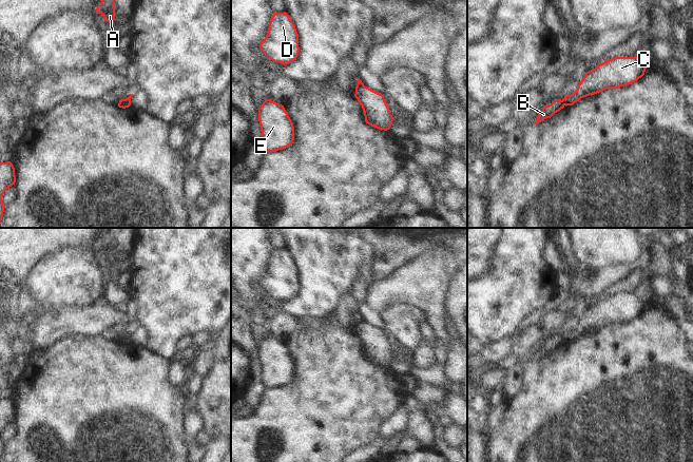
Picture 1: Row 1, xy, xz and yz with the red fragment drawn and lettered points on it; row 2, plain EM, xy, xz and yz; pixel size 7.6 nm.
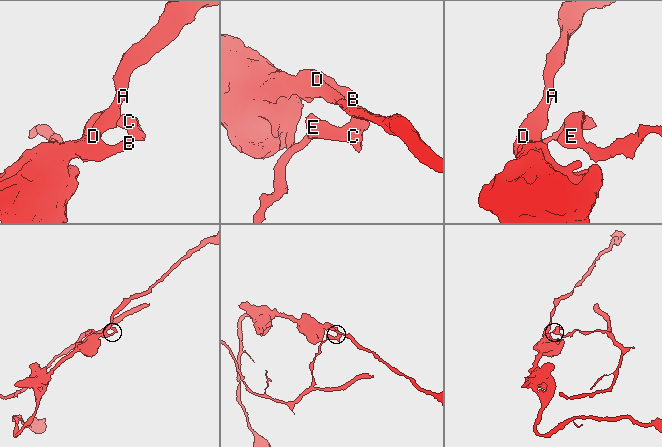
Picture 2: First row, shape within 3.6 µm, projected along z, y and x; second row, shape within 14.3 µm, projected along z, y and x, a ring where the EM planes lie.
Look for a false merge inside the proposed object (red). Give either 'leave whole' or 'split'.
split

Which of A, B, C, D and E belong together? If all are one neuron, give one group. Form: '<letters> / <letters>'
A B D / C E

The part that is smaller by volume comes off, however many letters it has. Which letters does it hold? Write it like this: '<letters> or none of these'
C, E

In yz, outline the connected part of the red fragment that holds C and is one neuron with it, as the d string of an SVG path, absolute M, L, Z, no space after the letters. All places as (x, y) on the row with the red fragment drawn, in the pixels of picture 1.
M638 56L614 57L585 73L577 90L564 96L564 105L573 105L581 98L600 93L607 89L618 89L632 84L644 75L647 63Z

